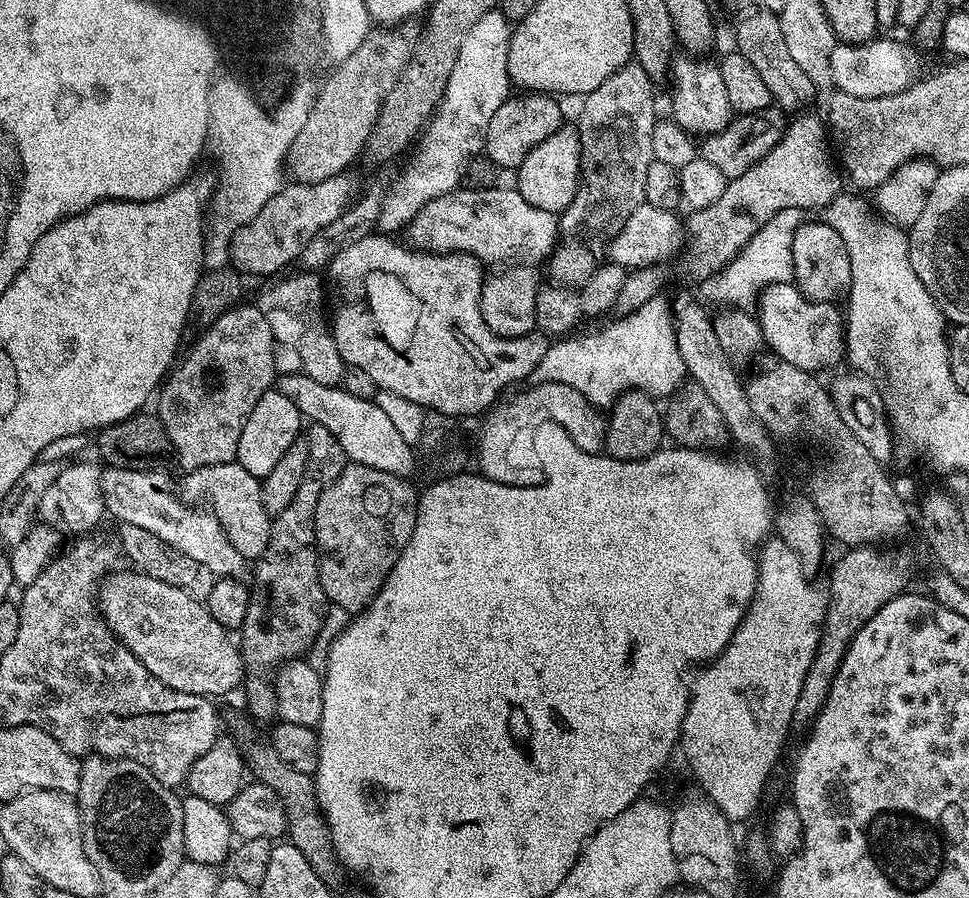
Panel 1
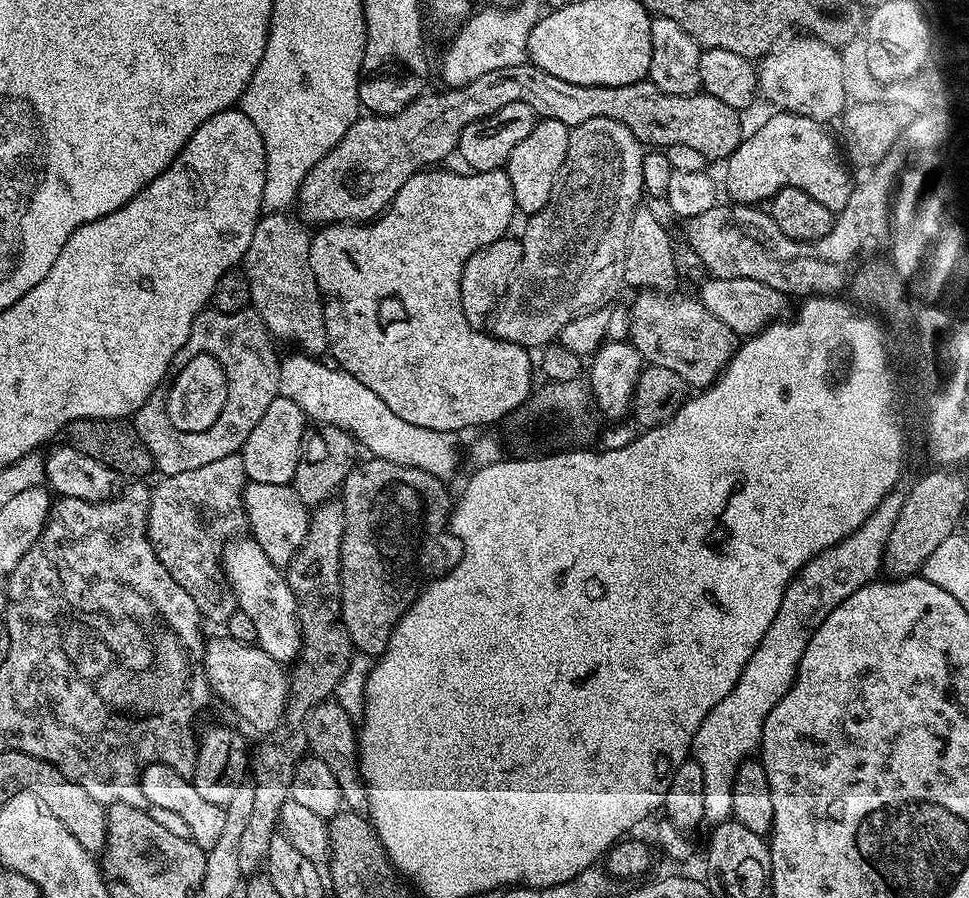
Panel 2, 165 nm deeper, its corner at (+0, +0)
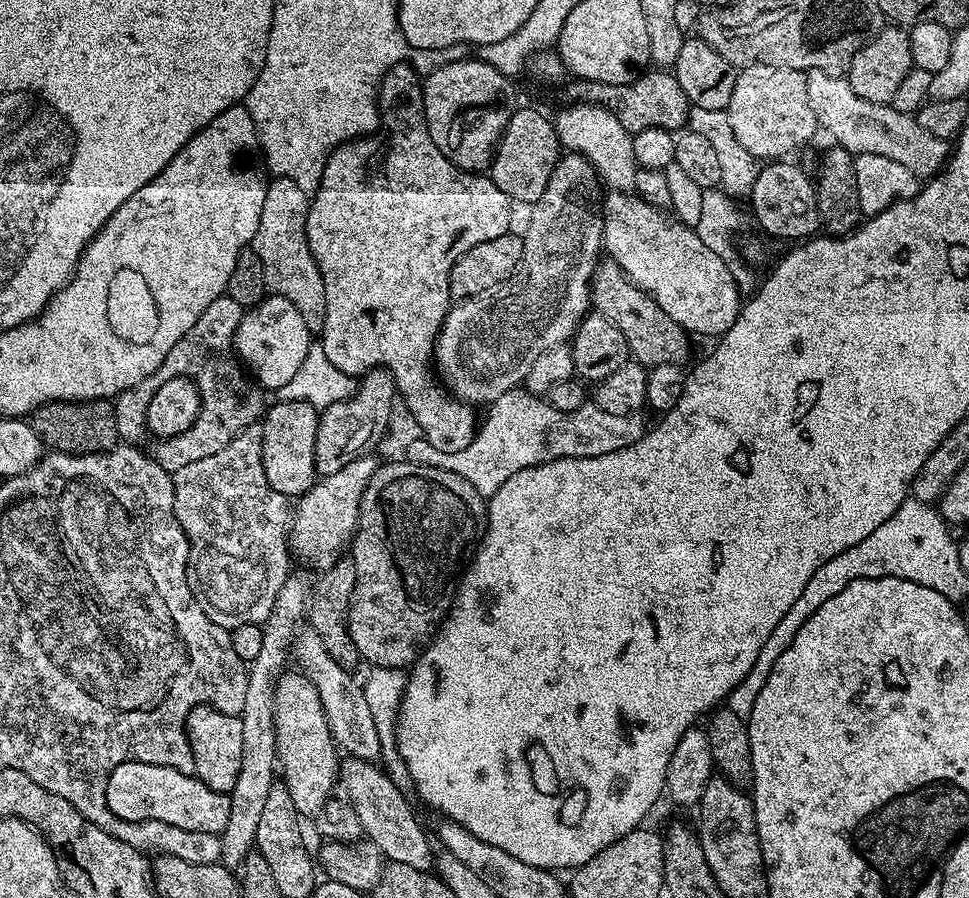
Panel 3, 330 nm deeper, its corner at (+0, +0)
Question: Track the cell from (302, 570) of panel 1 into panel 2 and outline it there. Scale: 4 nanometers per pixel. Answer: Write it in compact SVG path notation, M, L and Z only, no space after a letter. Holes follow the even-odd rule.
M331 498L315 505L308 517L308 533L286 569L288 585L296 599L300 619L300 654L288 678L288 704L284 708L283 727L250 752L250 782L254 786L254 806L246 821L246 830L238 838L238 866L241 877L257 875L268 863L270 838L278 834L280 811L290 799L292 770L308 752L303 731L304 719L316 704L323 704L335 693L346 666L354 655L352 639L340 617L340 554L344 533L344 501Z

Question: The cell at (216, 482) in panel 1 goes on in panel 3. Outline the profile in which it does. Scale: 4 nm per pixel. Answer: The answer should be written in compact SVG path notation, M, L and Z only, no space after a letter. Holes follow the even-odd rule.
M372 454L359 456L350 462L350 466L342 466L338 474L330 474L313 484L310 491L295 501L290 516L290 552L295 559L297 556L300 560L309 560L316 570L323 570L334 566L351 545L362 494L378 467L378 460L374 457Z

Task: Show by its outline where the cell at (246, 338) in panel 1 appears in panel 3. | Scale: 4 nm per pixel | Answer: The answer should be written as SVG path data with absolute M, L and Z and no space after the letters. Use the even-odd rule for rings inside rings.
M226 294L214 298L214 302L210 302L210 306L202 310L202 318L198 318L198 322L194 322L194 326L190 326L190 330L186 330L186 334L182 334L178 342L174 342L174 350L166 354L162 366L158 366L158 370L154 370L150 378L142 378L138 386L130 386L130 390L115 397L112 405L114 426L118 426L121 441L140 442L136 440L146 436L150 398L154 398L162 382L170 382L170 378L185 376L188 380L193 380L201 394L200 413L190 430L161 439L157 443L160 445L154 451L154 458L170 473L182 470L182 466L190 466L190 462L210 458L210 454L218 454L218 450L230 446L237 434L263 417L266 411L265 393L246 375L234 351L233 340L245 313L244 307Z

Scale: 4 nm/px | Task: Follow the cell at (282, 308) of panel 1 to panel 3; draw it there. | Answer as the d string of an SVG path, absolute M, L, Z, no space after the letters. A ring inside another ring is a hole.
M285 176L268 180L266 202L262 202L262 218L254 234L250 250L258 254L262 262L262 274L266 274L266 289L273 296L284 296L298 308L302 319L312 334L323 333L326 322L326 286L322 286L322 274L314 262L314 254L306 238L309 193L298 190L294 182Z

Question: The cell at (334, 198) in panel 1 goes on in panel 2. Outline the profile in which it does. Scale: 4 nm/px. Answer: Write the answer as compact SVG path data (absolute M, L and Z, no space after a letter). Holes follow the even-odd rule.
M525 62L483 74L461 88L448 88L443 91L437 96L421 94L414 102L410 102L410 106L391 114L357 116L350 130L346 130L346 134L338 142L338 146L334 146L334 150L330 150L326 158L319 160L314 170L310 170L310 174L306 174L298 197L299 219L308 226L362 224L375 220L387 209L398 190L406 186L406 182L415 172L425 171L429 166L443 165L440 163L451 152L453 155L459 149L460 135L462 130L466 130L466 126L493 116L498 110L502 110L502 106L510 106L510 102L526 102L526 106L533 108L537 117L562 122L570 130L577 128L582 122L590 122L590 118L614 118L628 127L634 138L638 138L645 146L656 150L667 150L670 146L690 146L700 151L708 162L727 161L729 154L738 147L742 139L741 113L726 106L726 102L718 102L718 98L707 94L666 94L647 79L626 86L582 86L574 82L562 82L562 78L554 78L554 74L546 74L546 70L536 64Z

